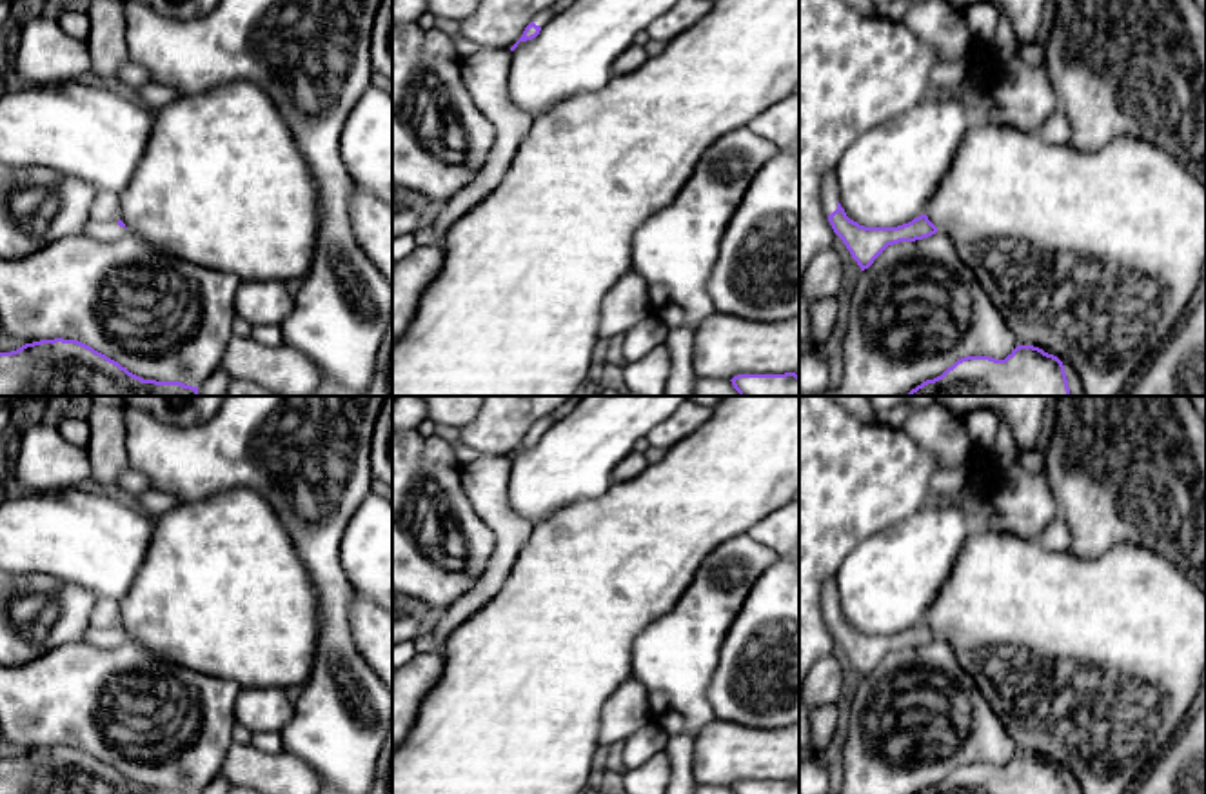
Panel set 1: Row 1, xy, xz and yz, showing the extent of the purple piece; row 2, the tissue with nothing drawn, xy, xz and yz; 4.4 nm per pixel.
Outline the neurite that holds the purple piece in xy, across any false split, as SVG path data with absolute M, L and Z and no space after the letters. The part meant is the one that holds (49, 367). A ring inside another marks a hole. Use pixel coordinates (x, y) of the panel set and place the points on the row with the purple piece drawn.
M78 340L0 352L0 396L200 396L182 382L143 380Z

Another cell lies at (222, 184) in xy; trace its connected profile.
M236 80L220 87L213 87L200 94L178 96L165 107L153 111L153 133L143 151L143 158L138 165L138 171L120 194L120 220L125 223L129 233L134 233L158 251L173 253L174 256L205 269L227 271L238 276L242 282L302 280L309 273L314 260L320 218L321 203L309 162L305 160L287 122L282 118L271 98L256 84L247 80Z

